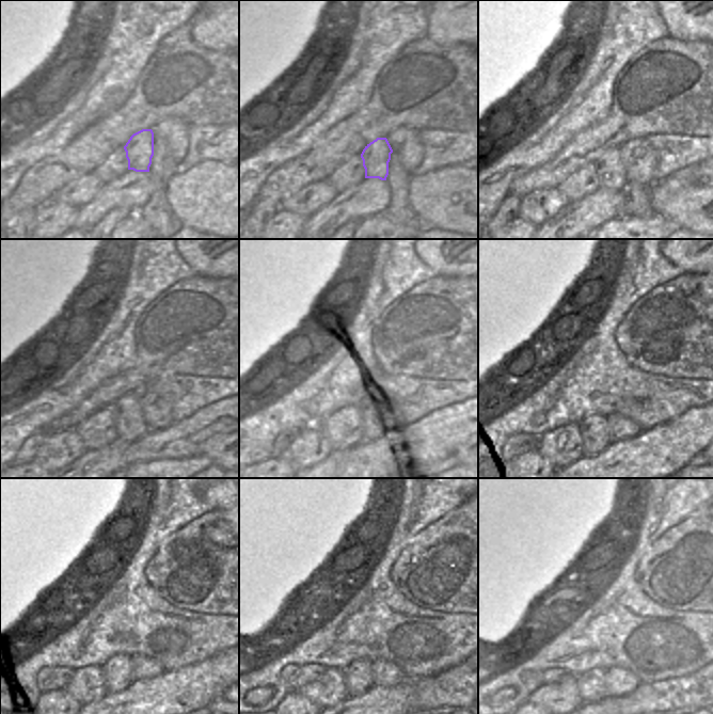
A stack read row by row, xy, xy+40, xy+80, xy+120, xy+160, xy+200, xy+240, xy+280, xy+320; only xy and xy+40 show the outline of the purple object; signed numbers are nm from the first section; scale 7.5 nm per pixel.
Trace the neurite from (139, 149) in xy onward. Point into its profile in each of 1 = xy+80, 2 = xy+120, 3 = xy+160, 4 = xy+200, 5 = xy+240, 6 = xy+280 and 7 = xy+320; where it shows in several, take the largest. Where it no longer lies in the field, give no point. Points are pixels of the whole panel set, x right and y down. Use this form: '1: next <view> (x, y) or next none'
1: next xy+80 (612, 175)
2: next xy+120 (131, 426)
3: next xy+160 (366, 421)
4: next xy+200 (596, 434)
5: next xy+240 (117, 670)
6: next xy+280 (358, 676)
7: next xy+320 (591, 687)

